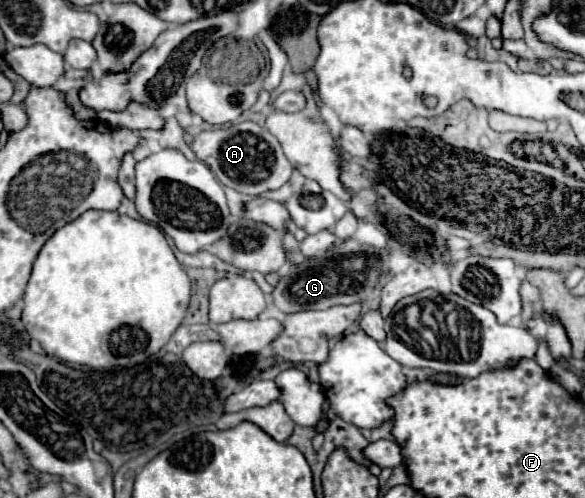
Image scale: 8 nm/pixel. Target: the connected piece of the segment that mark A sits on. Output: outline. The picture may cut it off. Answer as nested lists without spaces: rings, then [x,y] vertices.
[[[241,122],[229,128],[205,130],[195,136],[191,148],[197,158],[211,168],[211,172],[223,186],[249,196],[259,196],[267,190],[281,188],[293,172],[293,166],[285,158],[277,138],[265,126],[259,126],[255,122]]]

